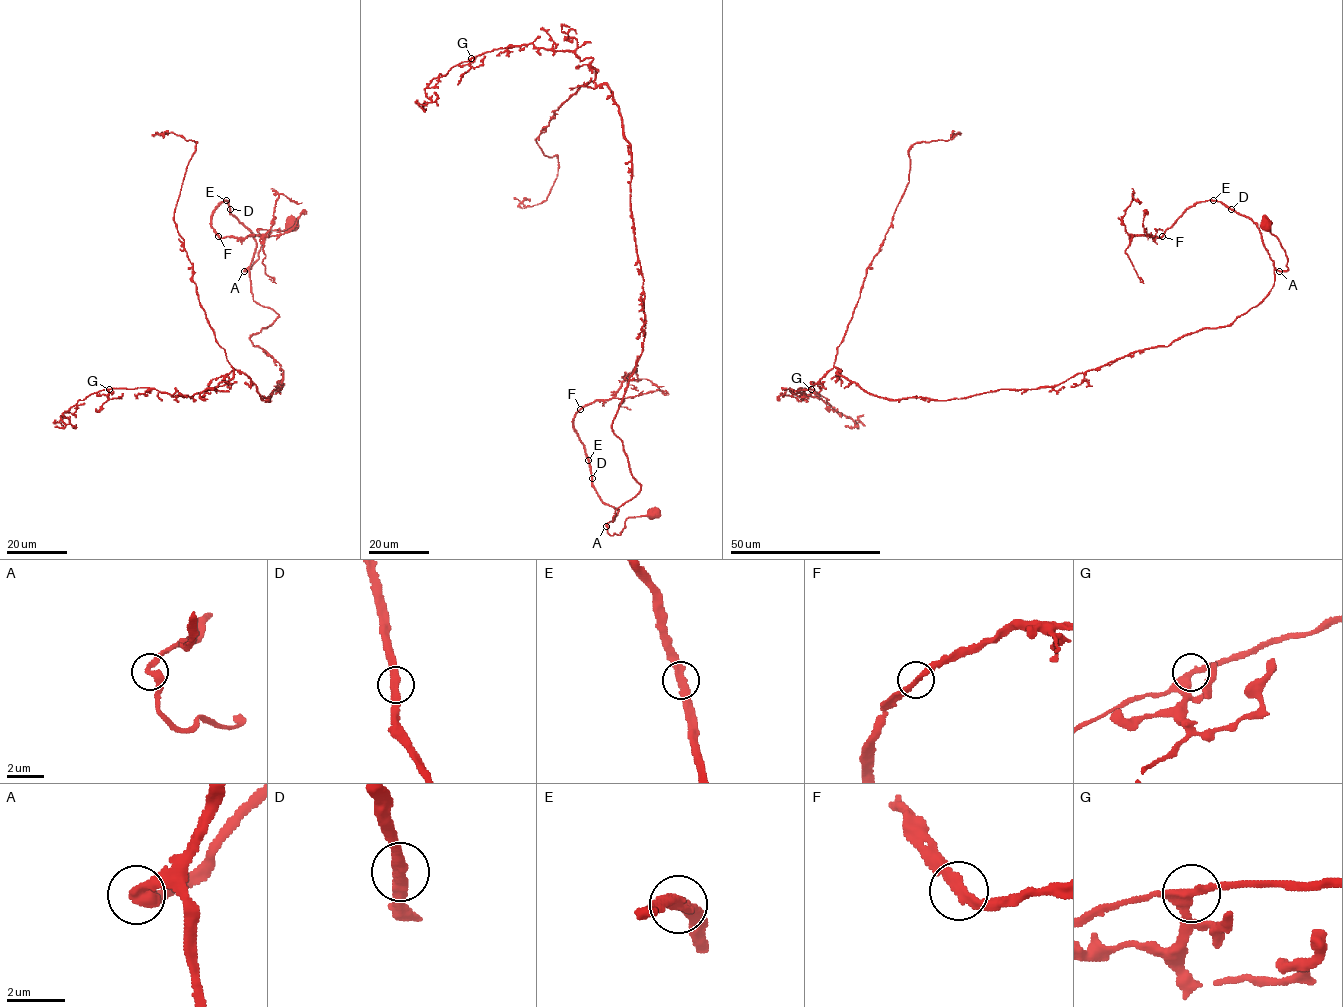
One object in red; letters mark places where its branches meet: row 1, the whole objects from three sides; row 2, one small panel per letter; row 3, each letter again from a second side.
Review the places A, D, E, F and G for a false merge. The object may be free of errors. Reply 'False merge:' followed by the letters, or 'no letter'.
False merge: no letter

